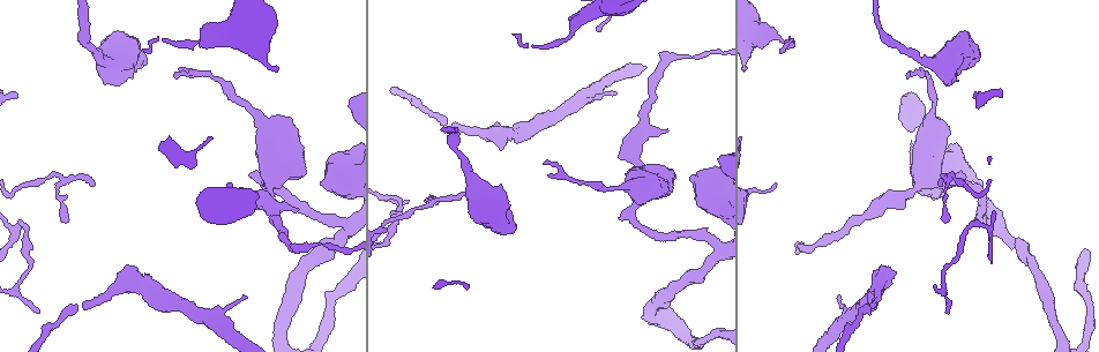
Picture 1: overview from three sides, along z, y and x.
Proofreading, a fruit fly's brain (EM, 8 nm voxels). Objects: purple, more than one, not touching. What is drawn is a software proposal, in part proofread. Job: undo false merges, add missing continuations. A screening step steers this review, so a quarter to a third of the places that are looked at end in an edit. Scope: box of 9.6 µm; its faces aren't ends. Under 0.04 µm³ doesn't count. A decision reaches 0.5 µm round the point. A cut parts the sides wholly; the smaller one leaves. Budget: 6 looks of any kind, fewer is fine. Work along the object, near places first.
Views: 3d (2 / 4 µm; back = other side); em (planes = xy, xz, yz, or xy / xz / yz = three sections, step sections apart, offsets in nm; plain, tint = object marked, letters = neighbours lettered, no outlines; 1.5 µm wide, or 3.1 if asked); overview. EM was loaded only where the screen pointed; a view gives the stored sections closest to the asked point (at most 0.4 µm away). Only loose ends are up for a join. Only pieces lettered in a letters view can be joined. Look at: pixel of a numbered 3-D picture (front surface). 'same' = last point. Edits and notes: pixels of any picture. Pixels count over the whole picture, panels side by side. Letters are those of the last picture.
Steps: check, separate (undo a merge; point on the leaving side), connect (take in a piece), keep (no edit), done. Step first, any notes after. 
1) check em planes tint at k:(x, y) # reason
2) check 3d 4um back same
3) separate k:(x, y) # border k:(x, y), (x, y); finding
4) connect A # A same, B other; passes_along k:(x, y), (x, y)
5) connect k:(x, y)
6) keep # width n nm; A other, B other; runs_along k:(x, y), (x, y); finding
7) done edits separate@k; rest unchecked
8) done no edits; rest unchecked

check 3d 2um back at 1:(514, 226) # stops while still wide

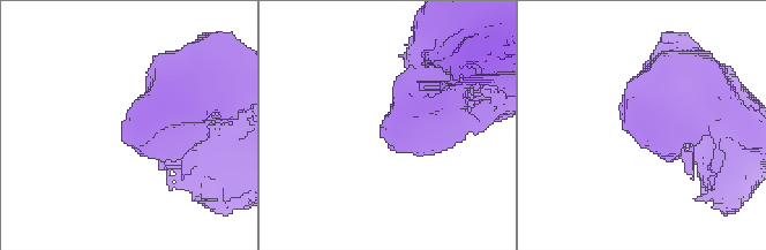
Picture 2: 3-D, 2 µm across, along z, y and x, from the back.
check em planes letters at 2:(639, 136) # need the tissue

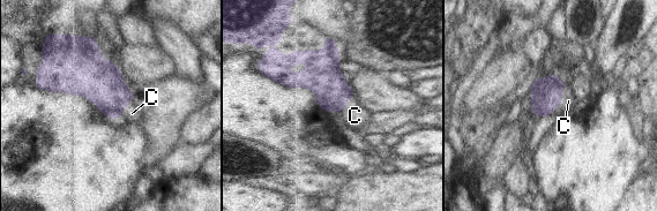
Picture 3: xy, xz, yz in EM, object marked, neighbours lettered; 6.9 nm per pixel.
connect C # C same; the cell continues

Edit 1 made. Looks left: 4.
check overview

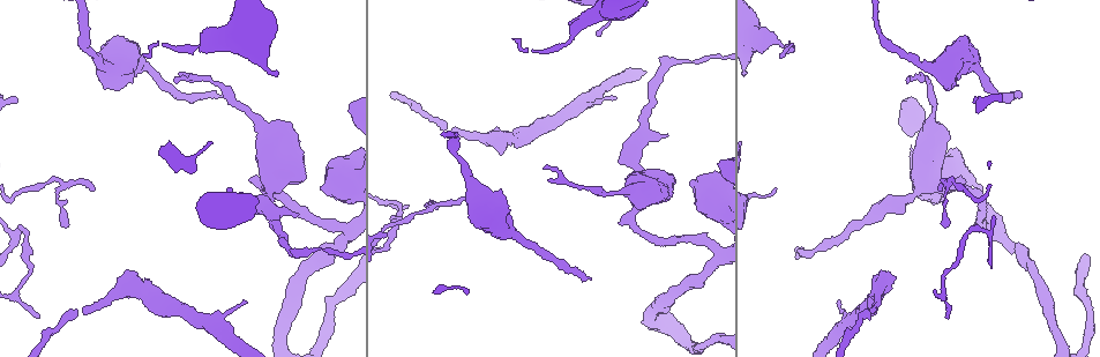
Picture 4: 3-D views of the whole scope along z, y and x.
check em planes letters at 4:(1017, 94) # end of a long branch

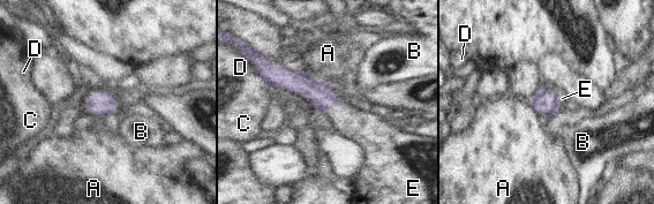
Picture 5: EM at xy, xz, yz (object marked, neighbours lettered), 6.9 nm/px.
connect E # A other, B other, C other, D other, E same; passes_along 5:(320, 93), (332, 106), (362, 126); it goes on there

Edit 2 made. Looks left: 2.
done edits connect@3, connect@5; rest unchecked

